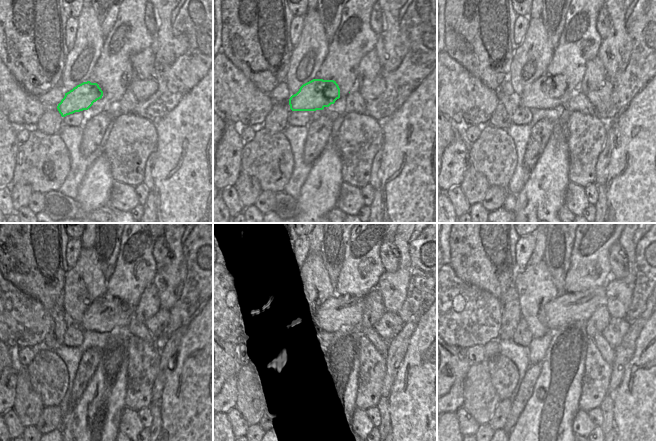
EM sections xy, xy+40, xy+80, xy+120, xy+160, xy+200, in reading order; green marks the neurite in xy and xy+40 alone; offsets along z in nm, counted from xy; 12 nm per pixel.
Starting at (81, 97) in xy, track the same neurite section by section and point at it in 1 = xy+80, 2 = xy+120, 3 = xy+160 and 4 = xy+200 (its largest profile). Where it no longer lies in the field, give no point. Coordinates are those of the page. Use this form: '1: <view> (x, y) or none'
1: xy+80 (548, 91)
2: xy+120 (105, 314)
3: xy+160 (340, 310)
4: xy+200 (567, 307)

